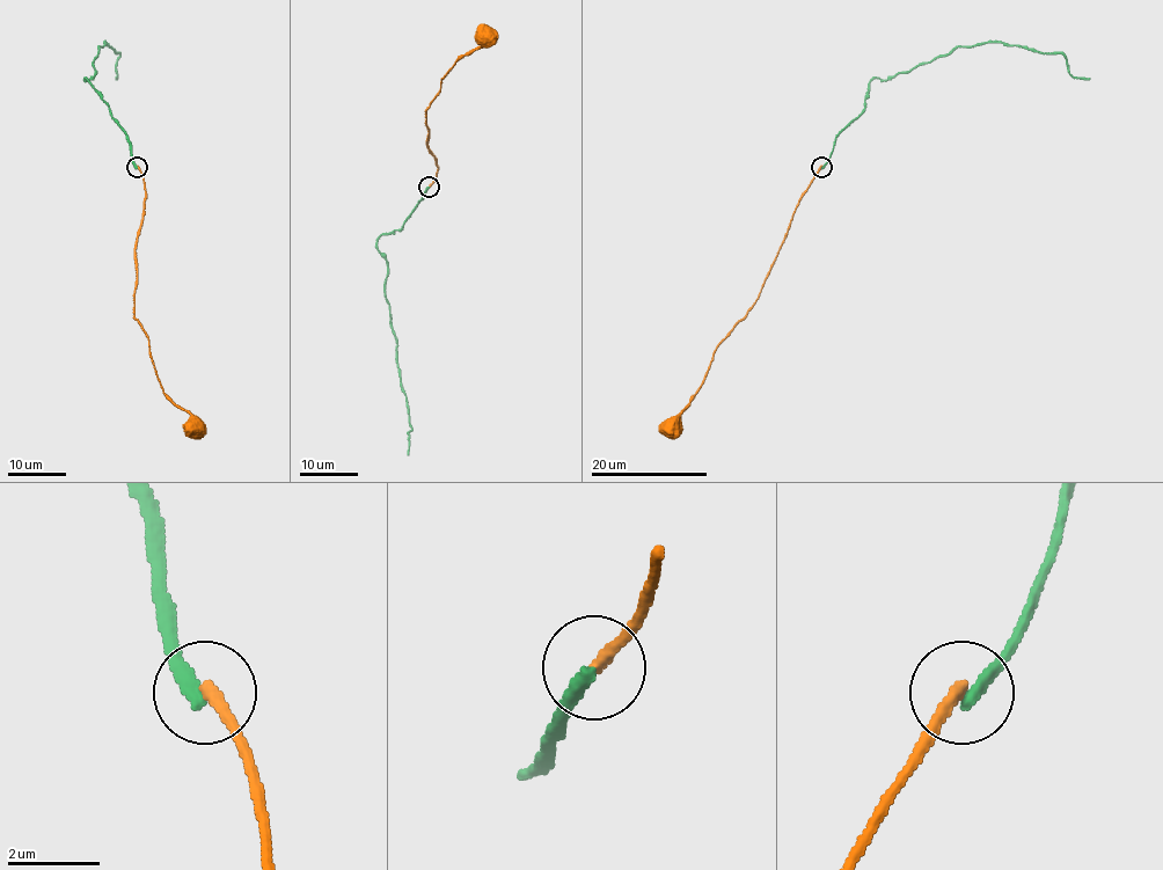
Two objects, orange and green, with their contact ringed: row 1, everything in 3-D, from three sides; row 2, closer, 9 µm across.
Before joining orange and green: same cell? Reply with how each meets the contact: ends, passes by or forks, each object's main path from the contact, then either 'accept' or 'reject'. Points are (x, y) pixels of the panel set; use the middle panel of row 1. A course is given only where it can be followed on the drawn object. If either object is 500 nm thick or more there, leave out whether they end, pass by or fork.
orange ends | green ends | orange via (429, 187), (438, 167), (428, 146), (426, 109), (454, 65), (485, 36) | green via (429, 187), (401, 227), (377, 241), (387, 263), (386, 295), (411, 429), (407, 454) | reject

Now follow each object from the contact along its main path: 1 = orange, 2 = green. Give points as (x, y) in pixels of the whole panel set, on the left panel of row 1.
1: (137, 167), (146, 197), (136, 247), (134, 316), (147, 337), (162, 389), (189, 414), (191, 431), (194, 429)
2: (137, 167), (129, 137), (108, 104), (85, 79), (95, 74), (94, 63), (105, 42), (119, 55), (115, 80)

